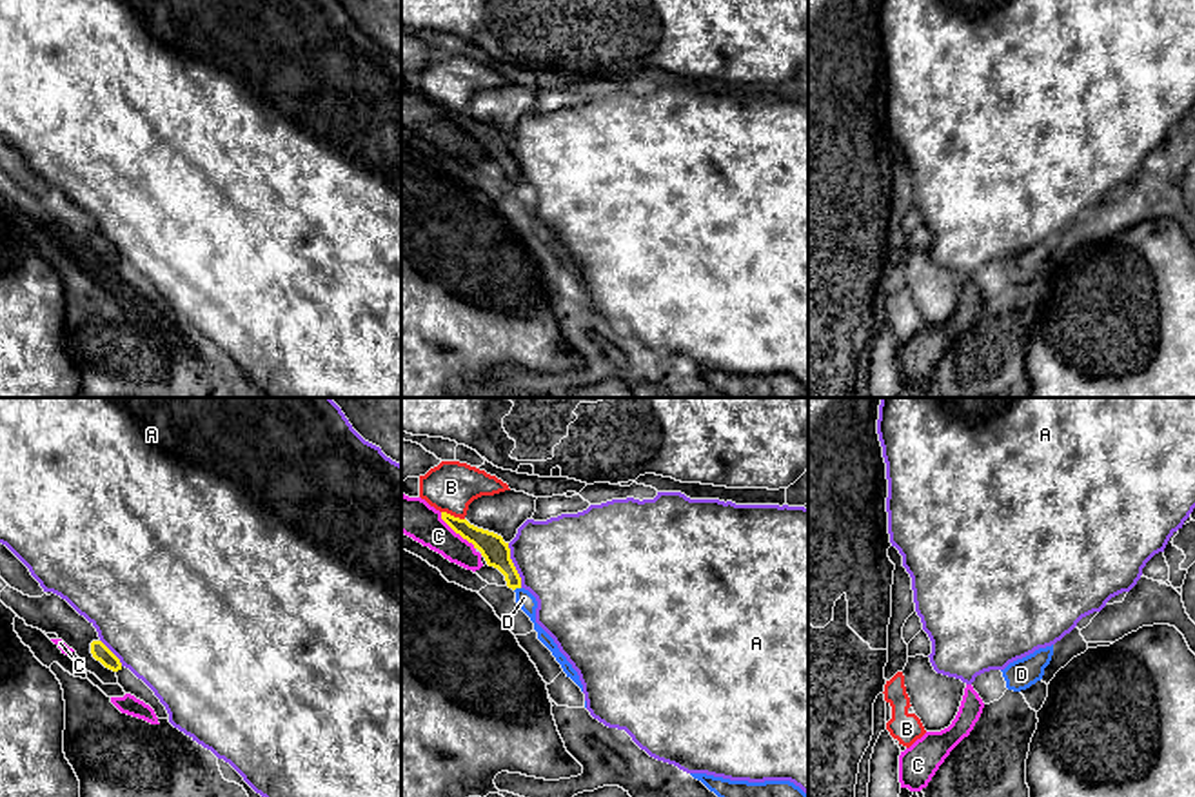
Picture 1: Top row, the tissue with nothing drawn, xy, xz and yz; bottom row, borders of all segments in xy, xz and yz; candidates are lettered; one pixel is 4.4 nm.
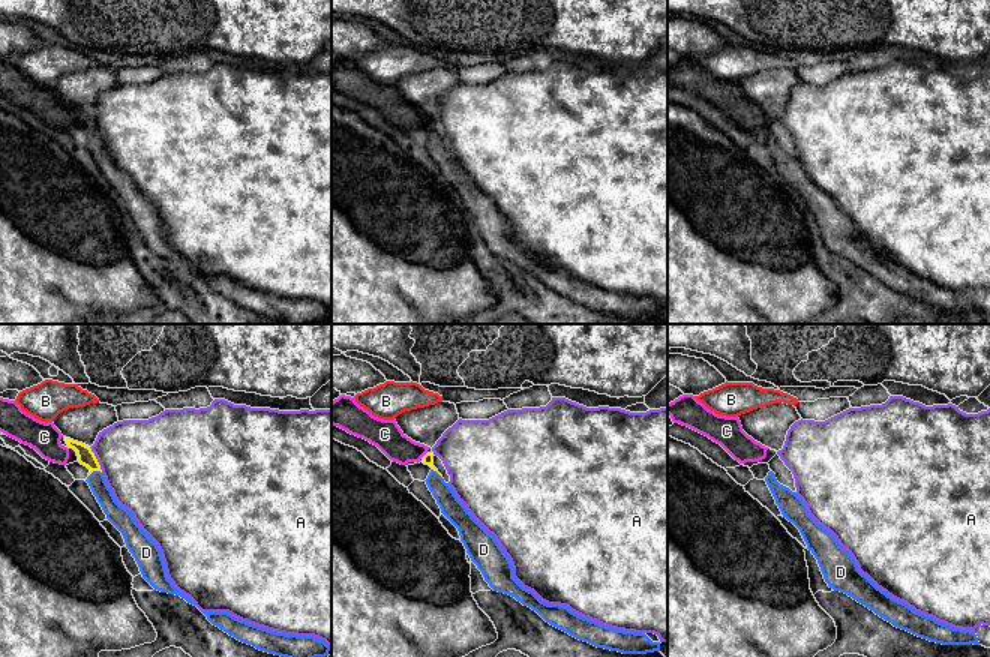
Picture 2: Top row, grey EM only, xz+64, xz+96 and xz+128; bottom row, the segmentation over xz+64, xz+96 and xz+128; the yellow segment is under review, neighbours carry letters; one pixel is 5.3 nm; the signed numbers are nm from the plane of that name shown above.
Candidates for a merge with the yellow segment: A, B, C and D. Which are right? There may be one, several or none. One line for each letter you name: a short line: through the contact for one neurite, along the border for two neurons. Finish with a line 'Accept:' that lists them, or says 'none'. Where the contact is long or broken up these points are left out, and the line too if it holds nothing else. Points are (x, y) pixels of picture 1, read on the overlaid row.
D: line xz (496, 552), (516, 587), (523, 598)
Accept: D

